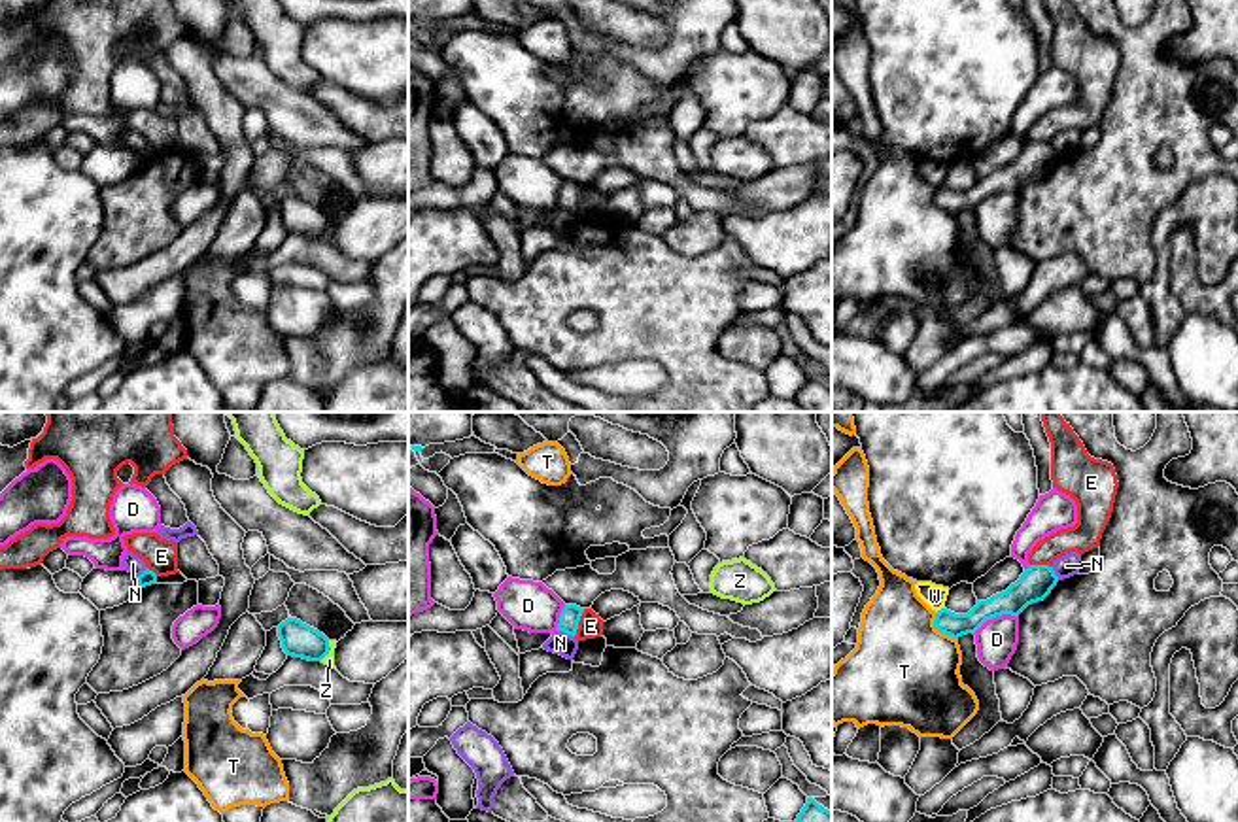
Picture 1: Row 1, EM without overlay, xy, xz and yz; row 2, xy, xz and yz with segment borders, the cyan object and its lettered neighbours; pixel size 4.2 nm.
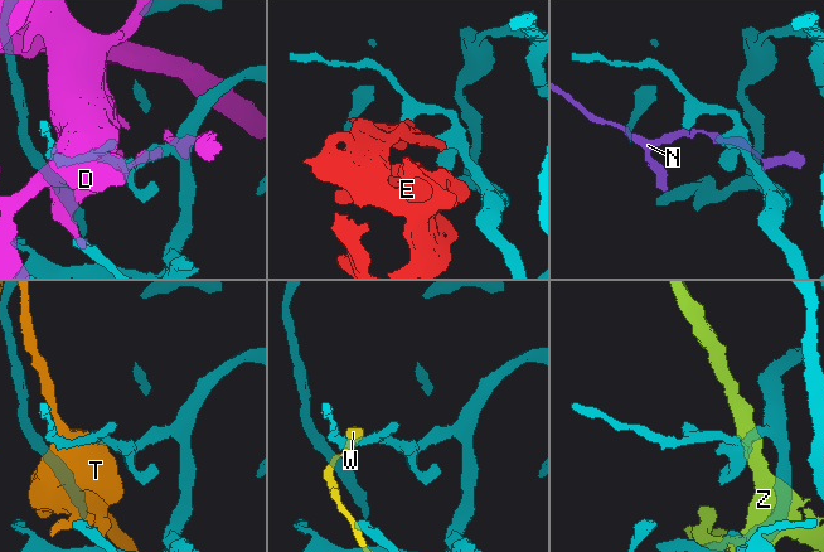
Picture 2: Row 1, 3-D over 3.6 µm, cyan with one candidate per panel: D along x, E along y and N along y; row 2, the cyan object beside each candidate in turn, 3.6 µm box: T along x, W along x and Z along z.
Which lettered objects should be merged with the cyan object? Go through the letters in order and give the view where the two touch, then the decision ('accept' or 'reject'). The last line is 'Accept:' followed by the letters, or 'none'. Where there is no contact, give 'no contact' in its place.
D: yz | reject
E: xz | reject
N: xz | reject
T: yz | reject
W: yz | reject
Z: xy | reject
Accept: none

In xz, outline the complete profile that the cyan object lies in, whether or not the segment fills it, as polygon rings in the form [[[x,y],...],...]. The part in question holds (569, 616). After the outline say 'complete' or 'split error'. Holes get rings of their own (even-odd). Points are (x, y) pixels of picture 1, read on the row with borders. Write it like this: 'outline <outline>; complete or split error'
outline [[[565,605],[559,614],[558,631],[563,631],[563,633],[575,637],[582,612],[584,612],[584,608],[576,607],[576,605]]]; complete

